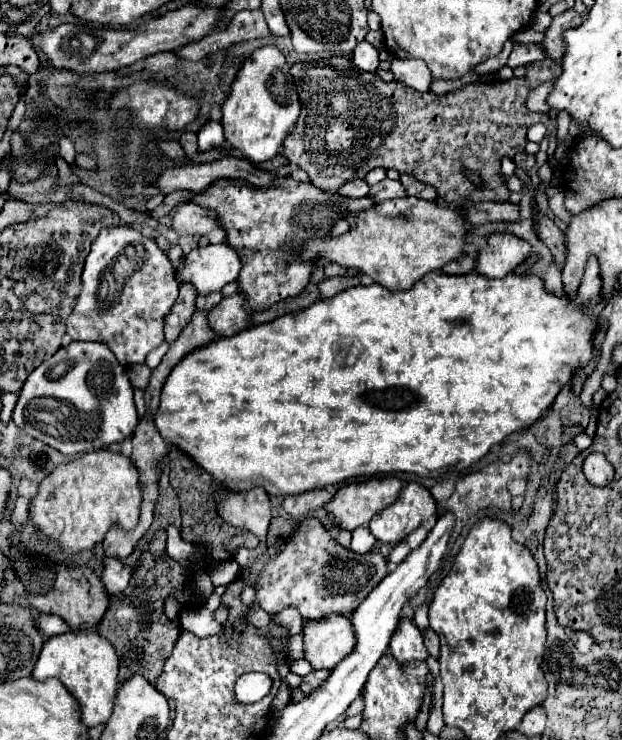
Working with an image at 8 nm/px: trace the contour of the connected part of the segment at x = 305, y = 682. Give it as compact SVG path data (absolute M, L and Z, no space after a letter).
M313 670L311 674L303 676L303 680L299 684L299 690L305 692L305 694L309 694L311 690L315 690L315 686L319 686L319 682L323 682L323 678L327 678L329 672L331 670Z

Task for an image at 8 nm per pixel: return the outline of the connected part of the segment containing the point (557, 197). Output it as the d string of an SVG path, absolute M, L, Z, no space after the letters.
M549 186L545 192L547 192L549 210L551 210L557 218L561 218L563 222L569 222L573 214L567 214L567 212L563 210L563 192L561 192L559 188L555 188L555 186Z

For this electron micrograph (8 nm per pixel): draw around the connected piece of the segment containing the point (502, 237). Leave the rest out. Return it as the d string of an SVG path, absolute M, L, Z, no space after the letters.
M497 232L487 238L487 246L479 250L475 272L487 276L487 278L503 278L517 264L521 264L531 252L531 246L509 234L509 232Z

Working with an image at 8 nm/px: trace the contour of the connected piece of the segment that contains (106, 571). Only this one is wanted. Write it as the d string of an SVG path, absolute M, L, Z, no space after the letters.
M107 558L105 560L105 568L103 568L103 576L101 582L107 588L107 592L119 592L125 590L131 578L131 568L127 564L123 564L117 558Z

